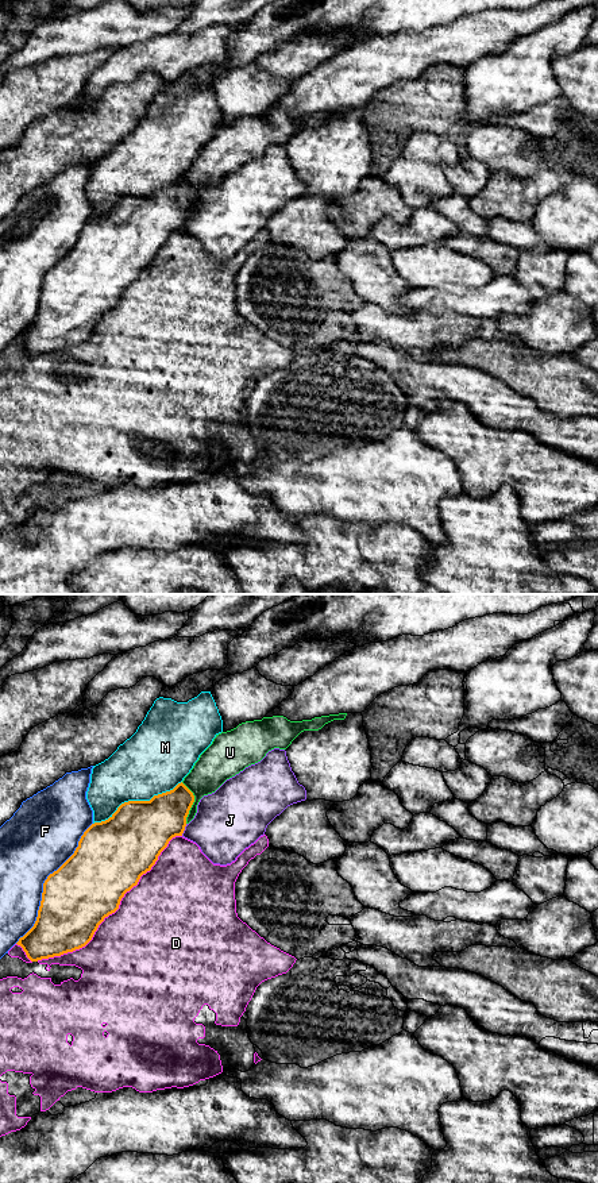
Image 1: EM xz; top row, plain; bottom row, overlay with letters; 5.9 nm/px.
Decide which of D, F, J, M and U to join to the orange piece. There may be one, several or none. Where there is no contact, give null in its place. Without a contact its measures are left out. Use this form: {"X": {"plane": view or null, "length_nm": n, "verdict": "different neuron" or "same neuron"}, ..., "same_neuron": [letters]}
{"D": {"plane": "xz", "length_nm": 1150, "verdict": "different neuron"}, "F": {"plane": "xz", "length_nm": 850, "verdict": "different neuron"}, "J": {"plane": "xz", "length_nm": 80, "verdict": "different neuron"}, "M": {"plane": "xz", "length_nm": 600, "verdict": "different neuron"}, "U": {"plane": "xz", "length_nm": 260, "verdict": "different neuron"}, "same_neuron": []}

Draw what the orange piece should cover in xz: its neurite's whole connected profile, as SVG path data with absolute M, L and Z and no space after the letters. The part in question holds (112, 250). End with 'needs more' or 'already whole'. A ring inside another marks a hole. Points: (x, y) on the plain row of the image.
M181 177L150 196L124 197L108 215L92 219L74 248L43 278L36 316L16 338L27 352L38 357L85 342L104 313L119 304L124 289L151 265L169 236L182 231L193 197L193 188Z; already whole

